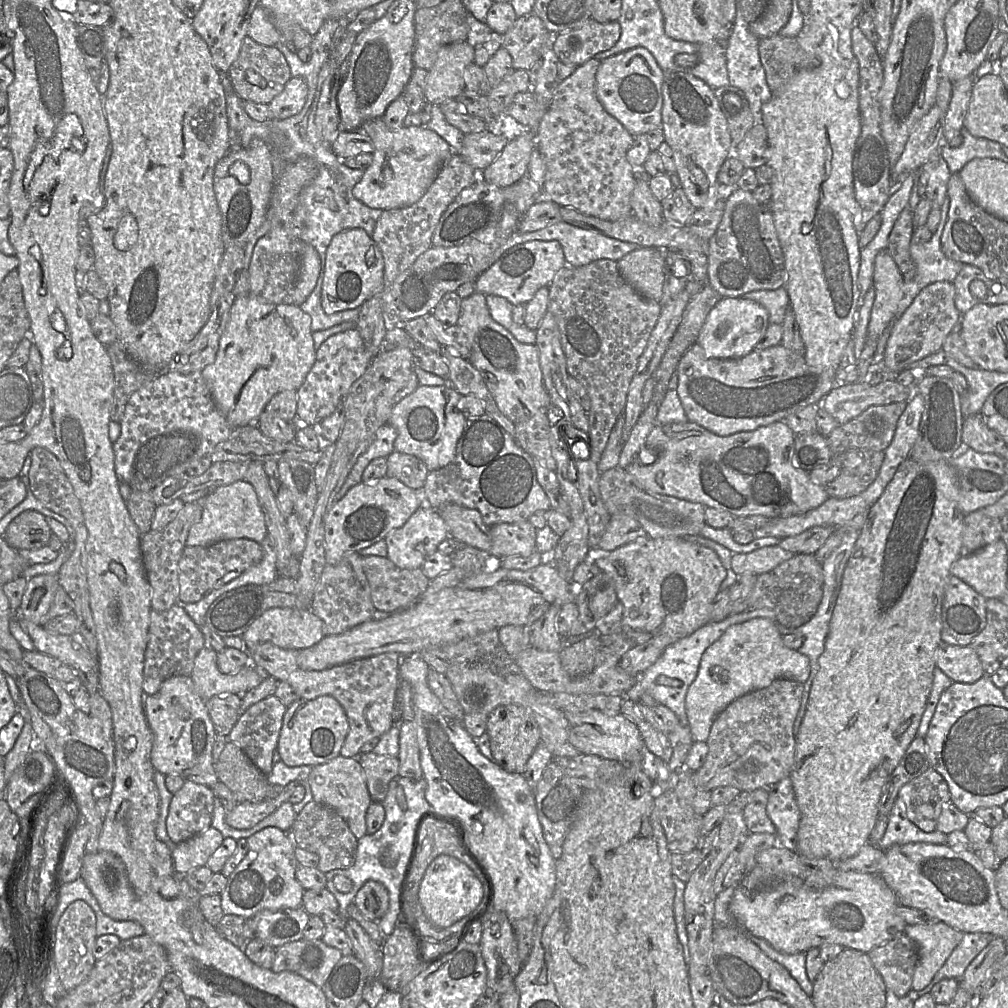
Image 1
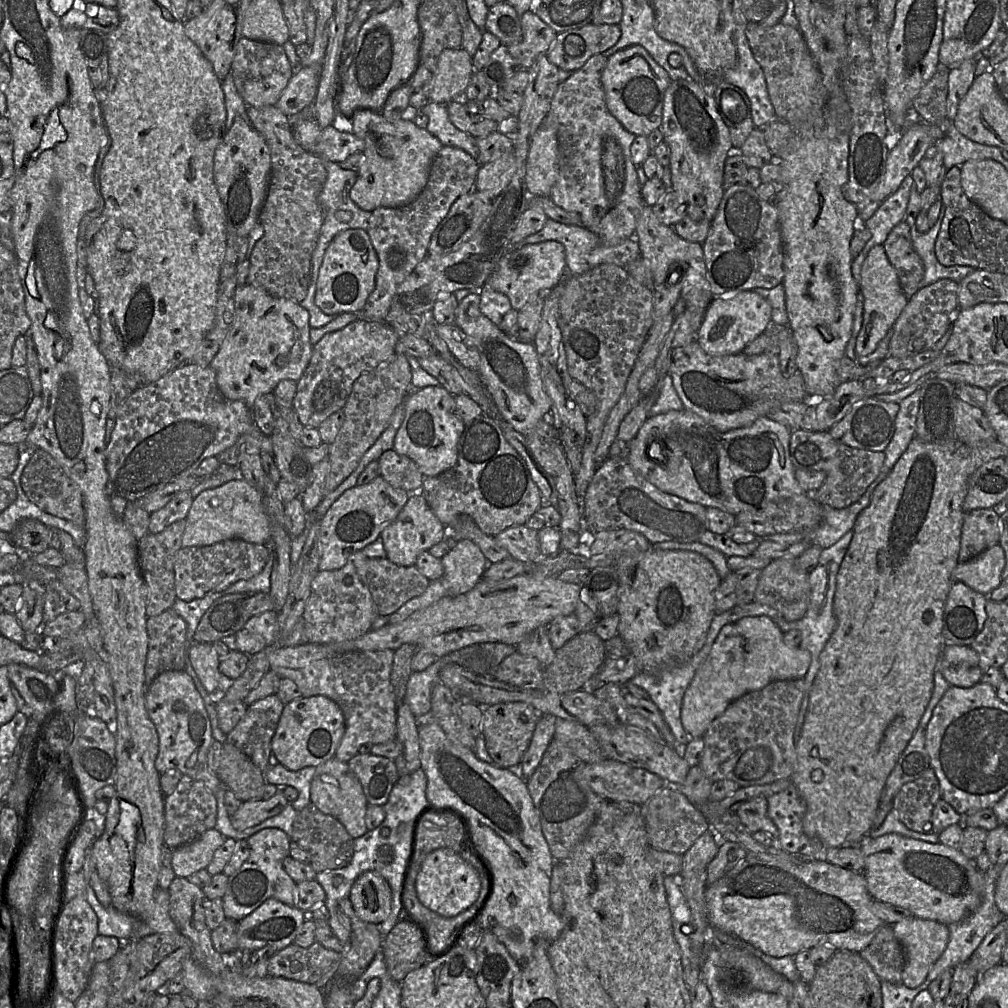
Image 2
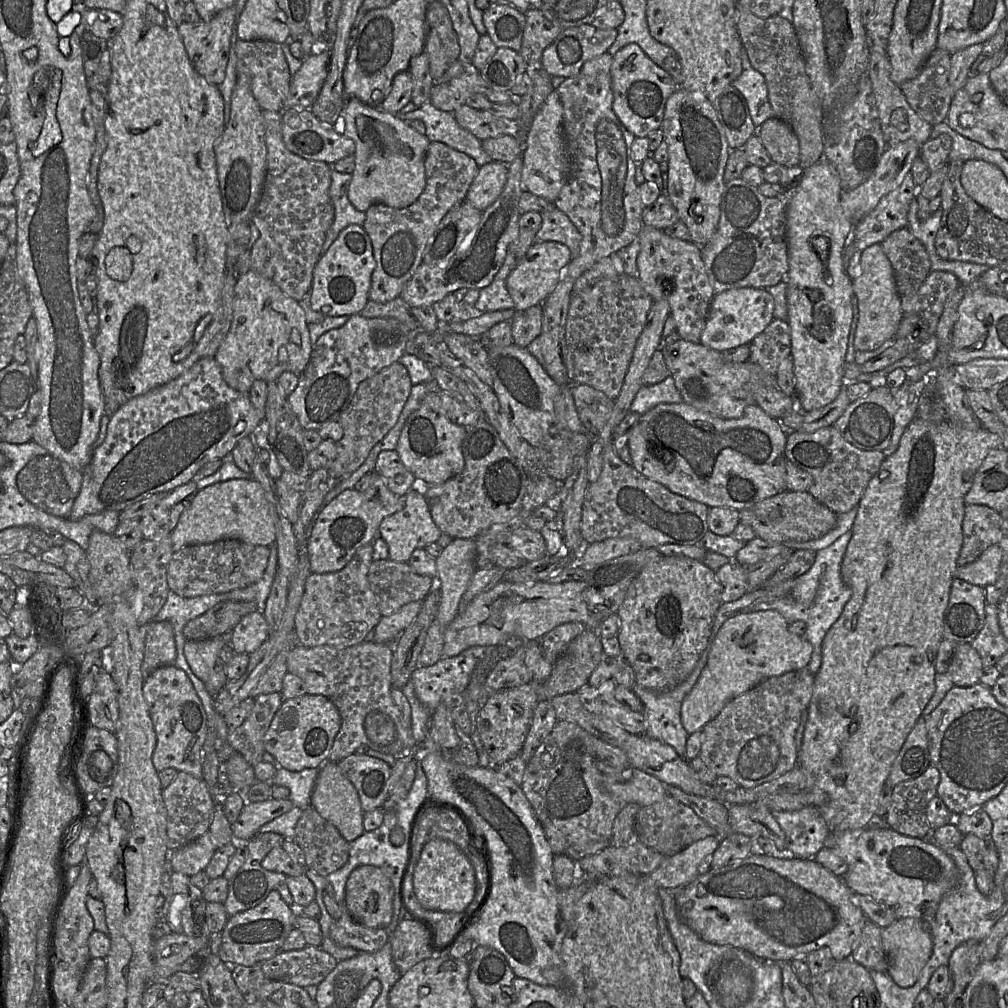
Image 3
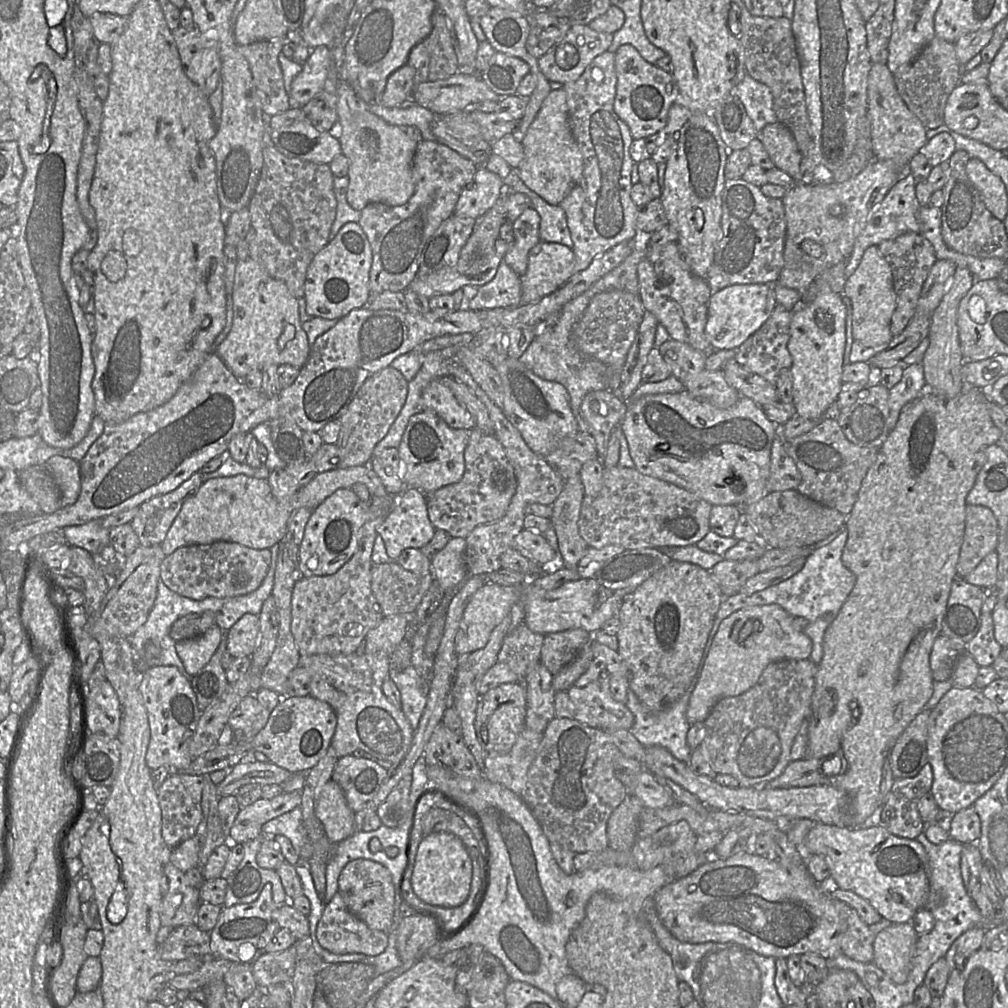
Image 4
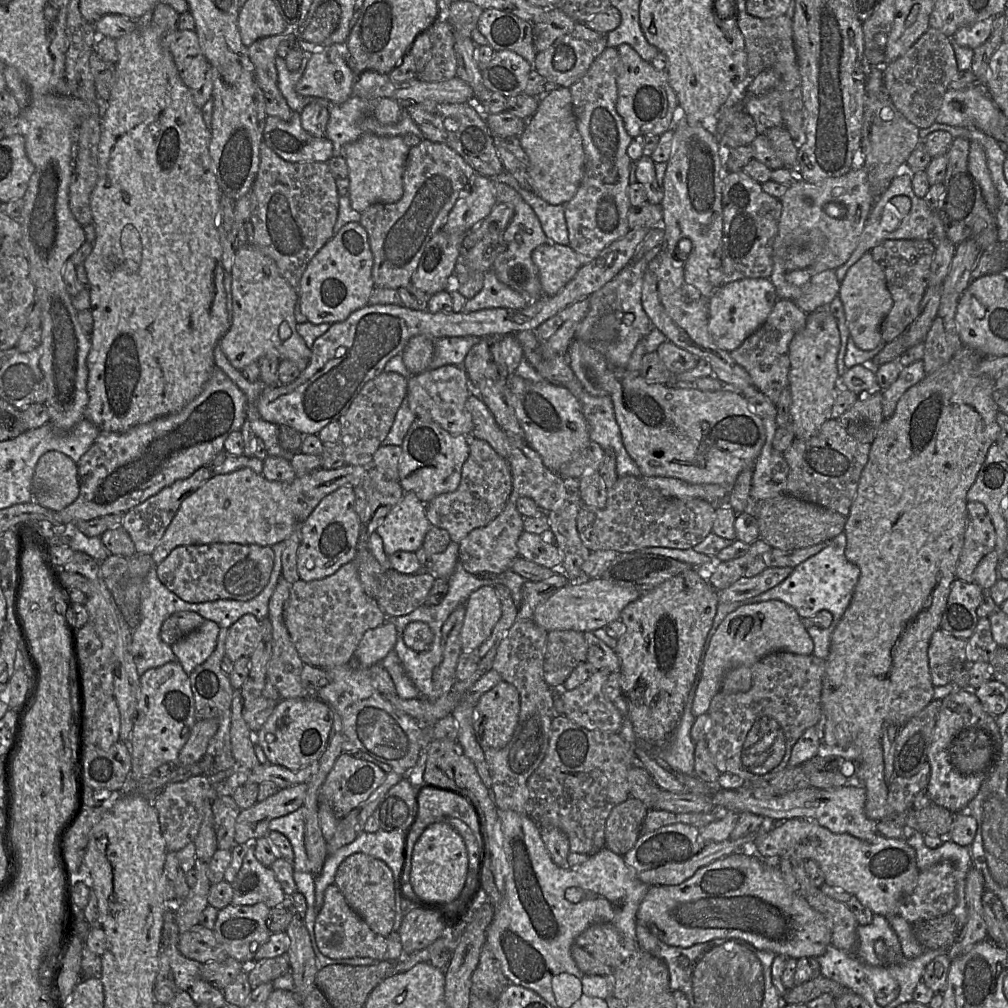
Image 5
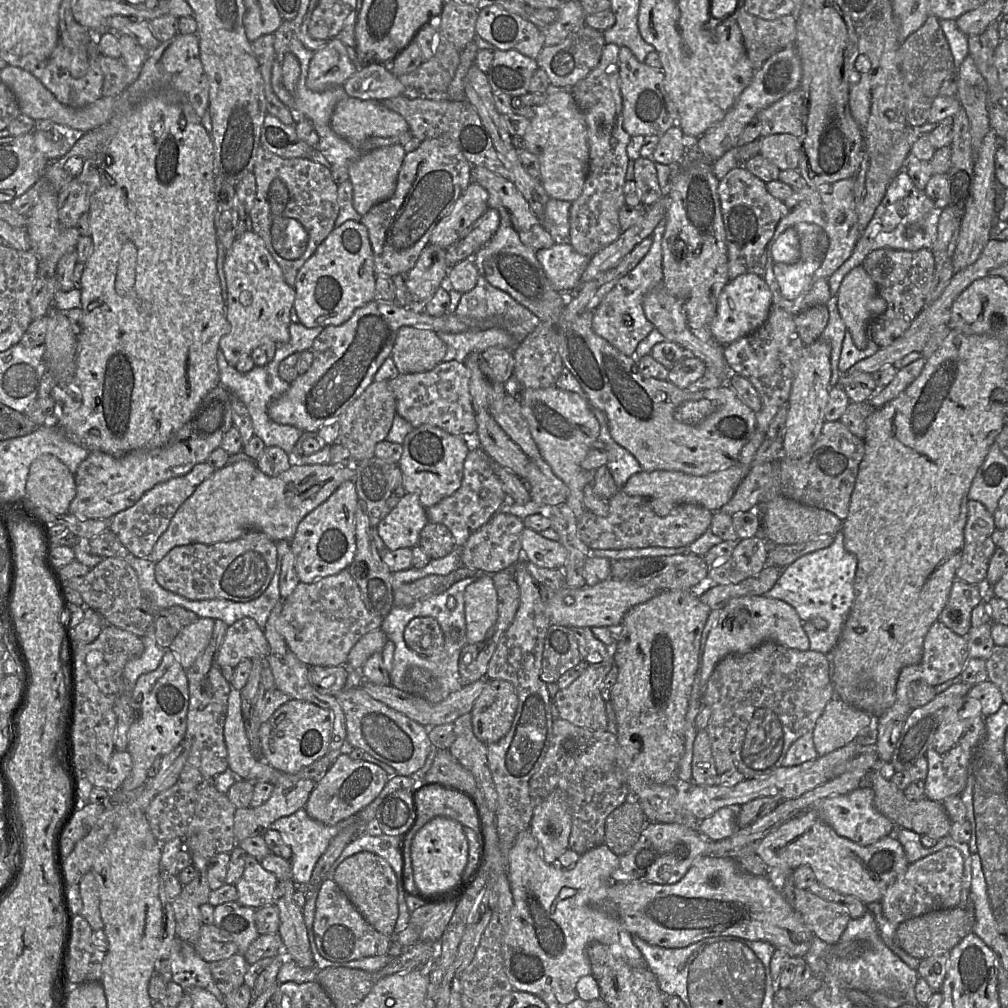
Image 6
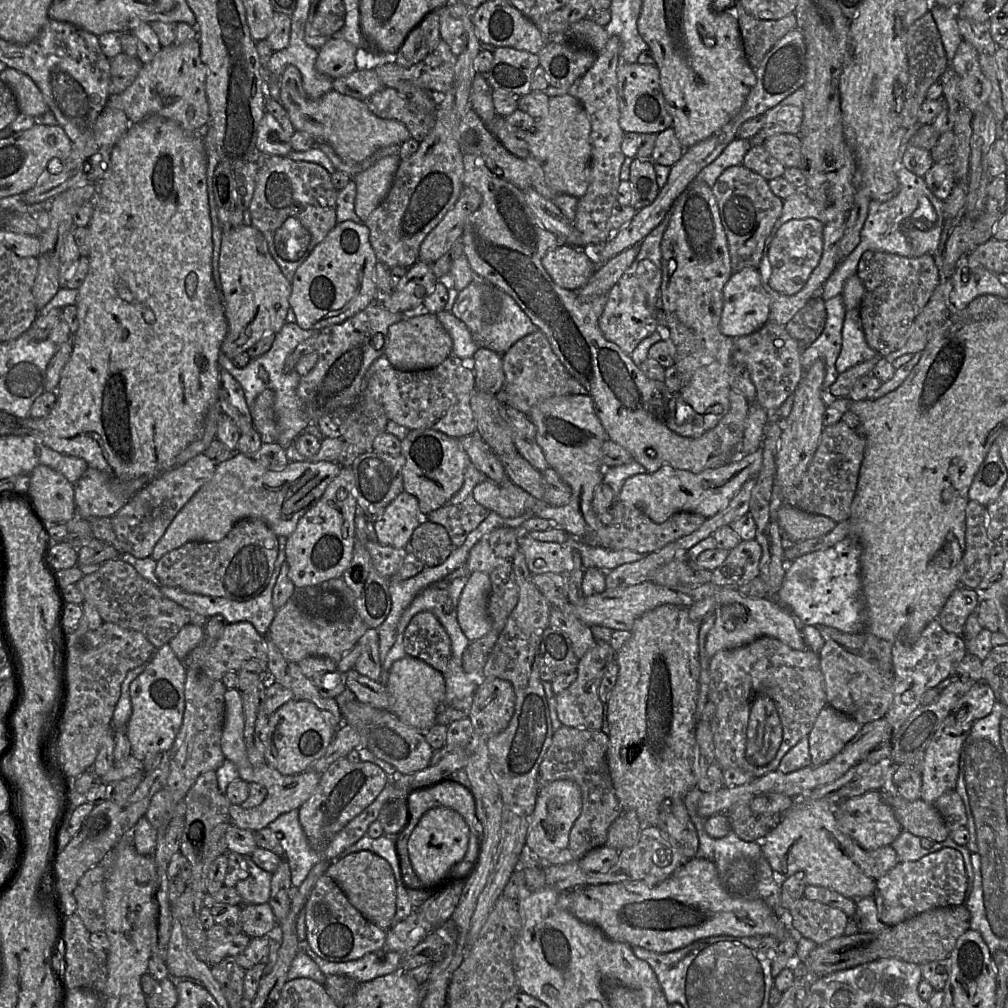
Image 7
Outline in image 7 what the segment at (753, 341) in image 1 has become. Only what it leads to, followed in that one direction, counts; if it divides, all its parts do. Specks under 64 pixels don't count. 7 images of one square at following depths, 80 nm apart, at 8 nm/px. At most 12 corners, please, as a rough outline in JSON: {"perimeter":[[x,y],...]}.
{"perimeter":[[745,267],[723,288],[719,331],[750,335],[768,321],[760,271]]}

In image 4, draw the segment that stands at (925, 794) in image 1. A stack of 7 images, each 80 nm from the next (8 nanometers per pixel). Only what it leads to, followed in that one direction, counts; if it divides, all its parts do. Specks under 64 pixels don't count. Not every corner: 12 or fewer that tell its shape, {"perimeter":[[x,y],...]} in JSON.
{"perimeter":[[928,763],[895,779],[875,823],[916,839],[926,827],[917,803],[930,793]]}

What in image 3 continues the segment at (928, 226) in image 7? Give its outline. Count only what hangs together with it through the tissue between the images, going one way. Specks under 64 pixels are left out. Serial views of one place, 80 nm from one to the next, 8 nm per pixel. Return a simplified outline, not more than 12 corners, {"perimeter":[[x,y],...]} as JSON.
{"perimeter":[[909,172],[852,231],[855,253],[846,269],[860,273],[867,247],[908,228],[917,189]]}

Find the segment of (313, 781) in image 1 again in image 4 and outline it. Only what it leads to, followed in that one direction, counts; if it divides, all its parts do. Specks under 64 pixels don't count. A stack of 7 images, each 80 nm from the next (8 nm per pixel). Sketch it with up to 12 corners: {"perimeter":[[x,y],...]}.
{"perimeter":[[332,779],[315,814],[333,844],[356,831],[355,812]]}

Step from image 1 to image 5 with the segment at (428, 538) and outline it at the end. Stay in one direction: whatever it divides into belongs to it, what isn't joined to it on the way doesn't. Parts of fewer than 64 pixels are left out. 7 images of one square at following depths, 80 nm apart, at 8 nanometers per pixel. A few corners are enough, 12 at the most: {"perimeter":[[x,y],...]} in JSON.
{"perimeter":[[413,492],[376,532],[385,553],[416,552],[431,526]]}

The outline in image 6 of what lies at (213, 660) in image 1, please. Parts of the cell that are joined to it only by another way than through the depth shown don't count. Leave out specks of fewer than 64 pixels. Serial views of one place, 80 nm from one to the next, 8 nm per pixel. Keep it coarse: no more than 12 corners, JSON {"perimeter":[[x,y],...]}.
{"perimeter":[[199,617],[169,649],[189,669],[208,646],[215,620]]}

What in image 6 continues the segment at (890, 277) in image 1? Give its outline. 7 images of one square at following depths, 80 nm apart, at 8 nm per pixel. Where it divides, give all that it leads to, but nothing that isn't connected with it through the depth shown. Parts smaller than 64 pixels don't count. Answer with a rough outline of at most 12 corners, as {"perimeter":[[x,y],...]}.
{"perimeter":[[862,265],[843,278],[837,307],[855,346],[887,303]]}

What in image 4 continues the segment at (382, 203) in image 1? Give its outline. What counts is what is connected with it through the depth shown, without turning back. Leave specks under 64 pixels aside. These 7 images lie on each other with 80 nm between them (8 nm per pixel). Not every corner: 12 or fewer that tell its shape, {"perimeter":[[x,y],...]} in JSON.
{"perimeter":[[339,80],[349,205],[405,204],[418,143]]}

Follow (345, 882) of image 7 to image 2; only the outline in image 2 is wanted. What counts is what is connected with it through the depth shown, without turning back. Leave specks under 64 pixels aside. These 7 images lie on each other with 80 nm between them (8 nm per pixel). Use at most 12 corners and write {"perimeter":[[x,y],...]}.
{"perimeter":[[367,871],[349,898],[356,915],[379,925],[391,914],[392,890]]}

